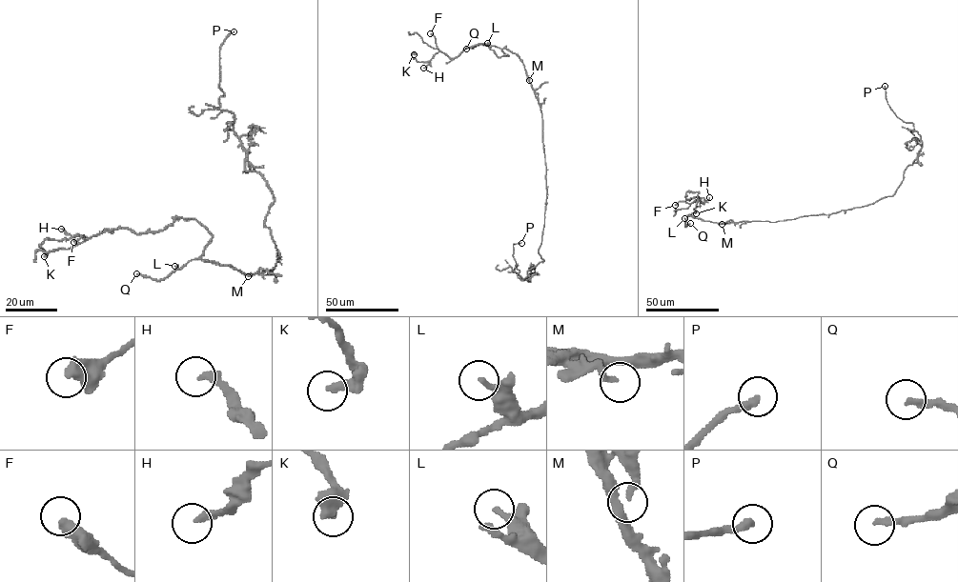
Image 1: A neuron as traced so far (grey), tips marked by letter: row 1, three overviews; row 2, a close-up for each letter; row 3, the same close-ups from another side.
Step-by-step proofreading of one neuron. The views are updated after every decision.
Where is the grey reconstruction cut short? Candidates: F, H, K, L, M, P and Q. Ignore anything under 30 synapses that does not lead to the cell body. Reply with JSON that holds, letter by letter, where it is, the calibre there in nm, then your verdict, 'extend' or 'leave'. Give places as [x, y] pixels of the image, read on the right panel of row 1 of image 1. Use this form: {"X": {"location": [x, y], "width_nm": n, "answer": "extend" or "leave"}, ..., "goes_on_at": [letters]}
{"F": {"location": [675, 205], "width_nm": 480, "answer": "leave"}, "H": {"location": [709, 197], "width_nm": 280, "answer": "extend"}, "K": {"location": [696, 213], "width_nm": 280, "answer": "leave"}, "L": {"location": [684, 218], "width_nm": 200, "answer": "leave"}, "M": {"location": [722, 224], "width_nm": 240, "answer": "leave"}, "P": {"location": [885, 86], "width_nm": 280, "answer": "extend"}, "Q": {"location": [690, 223], "width_nm": 240, "answer": "extend"}, "goes_on_at": ["H", "P", "Q"]}

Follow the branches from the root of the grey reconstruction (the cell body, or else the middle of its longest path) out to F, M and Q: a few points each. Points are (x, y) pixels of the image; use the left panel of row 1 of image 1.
F: (274, 268), (245, 273), (202, 260), (212, 234), (192, 218), (177, 218), (156, 231), (116, 228), (73, 242)
M: (274, 268), (272, 271), (246, 273), (248, 276)
Q: (274, 268), (272, 271), (245, 273), (231, 266), (195, 258), (160, 280), (136, 273)

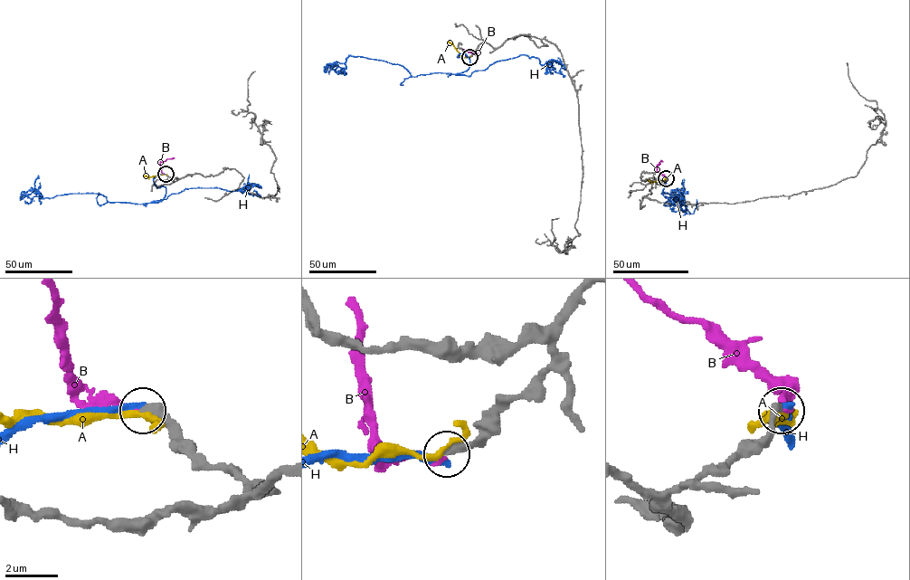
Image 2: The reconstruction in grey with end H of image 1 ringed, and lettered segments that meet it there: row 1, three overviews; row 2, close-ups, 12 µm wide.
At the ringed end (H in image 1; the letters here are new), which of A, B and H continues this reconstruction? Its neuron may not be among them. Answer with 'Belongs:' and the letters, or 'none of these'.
Belongs: B

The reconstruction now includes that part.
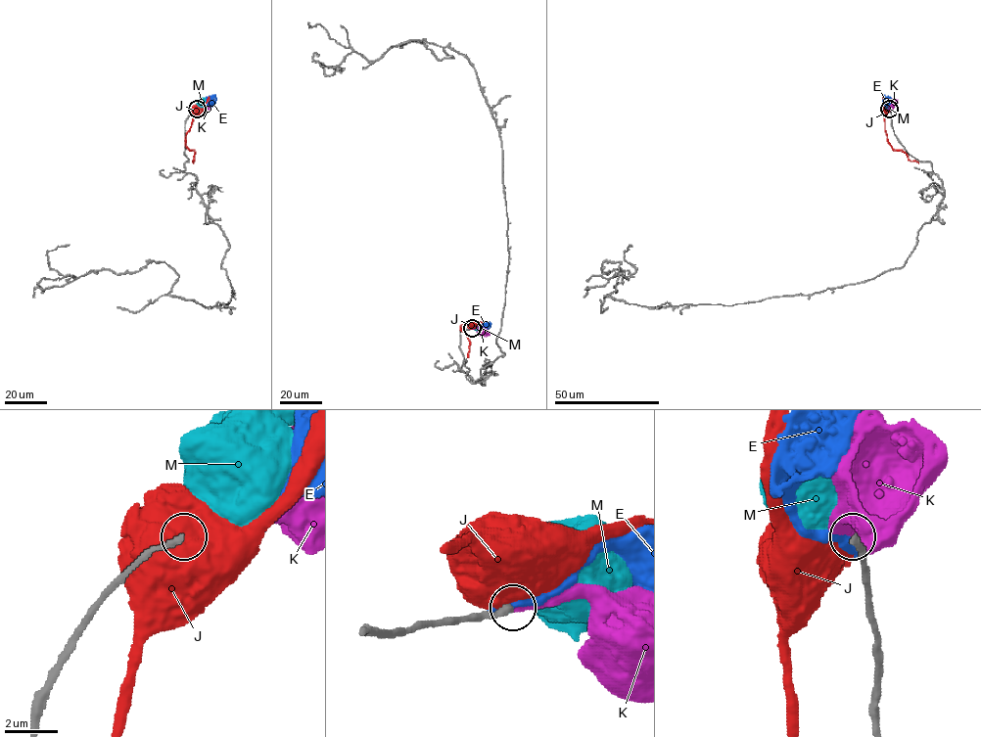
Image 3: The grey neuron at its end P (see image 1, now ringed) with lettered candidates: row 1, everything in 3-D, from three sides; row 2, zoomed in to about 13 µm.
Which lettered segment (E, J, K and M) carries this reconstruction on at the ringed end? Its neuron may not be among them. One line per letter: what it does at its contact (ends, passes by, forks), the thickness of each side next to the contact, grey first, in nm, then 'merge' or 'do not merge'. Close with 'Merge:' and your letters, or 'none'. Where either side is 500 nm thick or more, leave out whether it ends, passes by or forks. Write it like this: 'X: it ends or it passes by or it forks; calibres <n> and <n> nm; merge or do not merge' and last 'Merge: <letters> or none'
E: it ends; calibres 340 and 320 nm; do not merge
J: calibres 340 and 700 nm; do not merge
K: it ends; calibres 300 and 400 nm; merge
M: it ends; calibres 320 and 320 nm; do not merge
Merge: K

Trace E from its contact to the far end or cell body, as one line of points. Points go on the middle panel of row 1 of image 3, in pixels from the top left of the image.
E: (471, 329), (479, 324), (486, 326)

